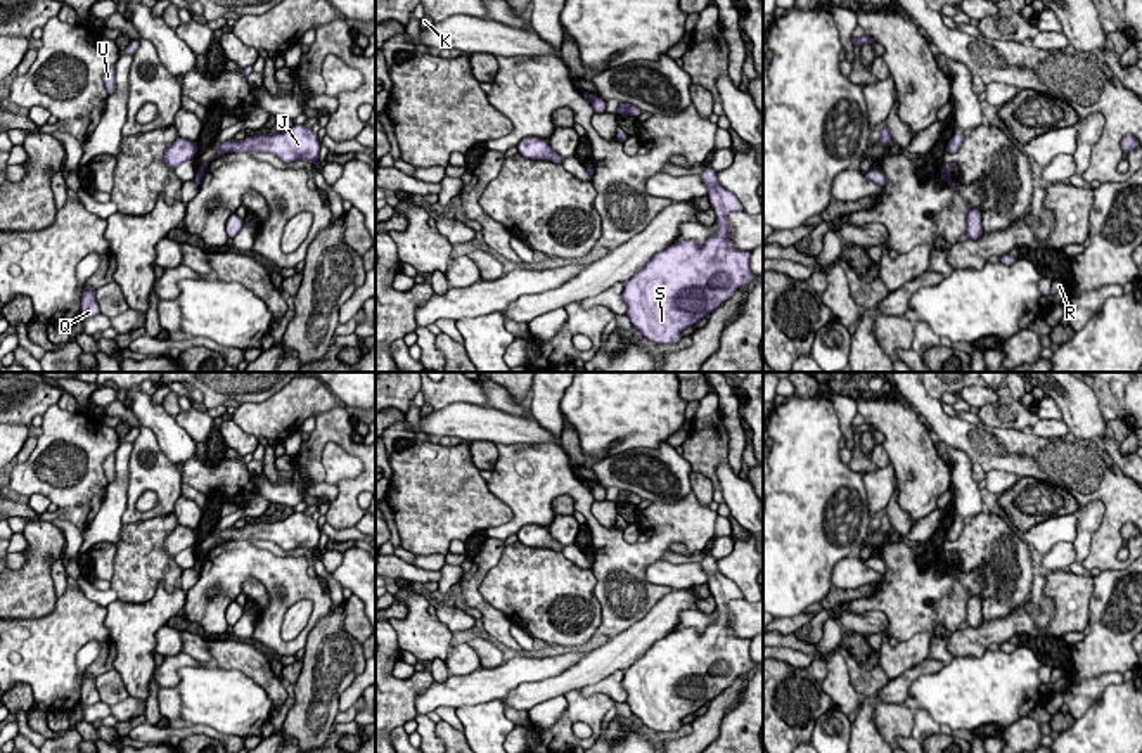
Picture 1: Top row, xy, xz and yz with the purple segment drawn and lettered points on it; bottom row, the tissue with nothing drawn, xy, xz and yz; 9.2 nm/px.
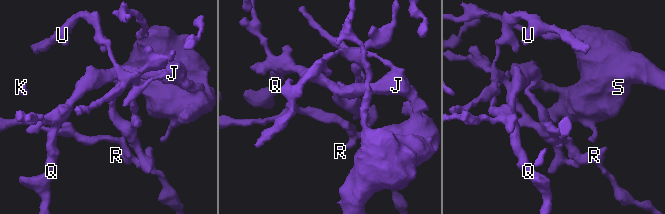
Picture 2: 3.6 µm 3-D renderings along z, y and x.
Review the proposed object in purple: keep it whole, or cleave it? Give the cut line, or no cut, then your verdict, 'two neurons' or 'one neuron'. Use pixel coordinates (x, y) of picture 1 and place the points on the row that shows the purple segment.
cut in xy along (199, 167), (203, 170); two neurons

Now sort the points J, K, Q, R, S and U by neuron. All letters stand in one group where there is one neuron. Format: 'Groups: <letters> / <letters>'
Groups: J Q S / K R U

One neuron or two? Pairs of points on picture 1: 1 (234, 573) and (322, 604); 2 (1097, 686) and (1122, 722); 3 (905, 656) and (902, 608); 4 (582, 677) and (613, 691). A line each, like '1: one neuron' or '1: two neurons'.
1: one neuron
2: two neurons
3: two neurons
4: two neurons

